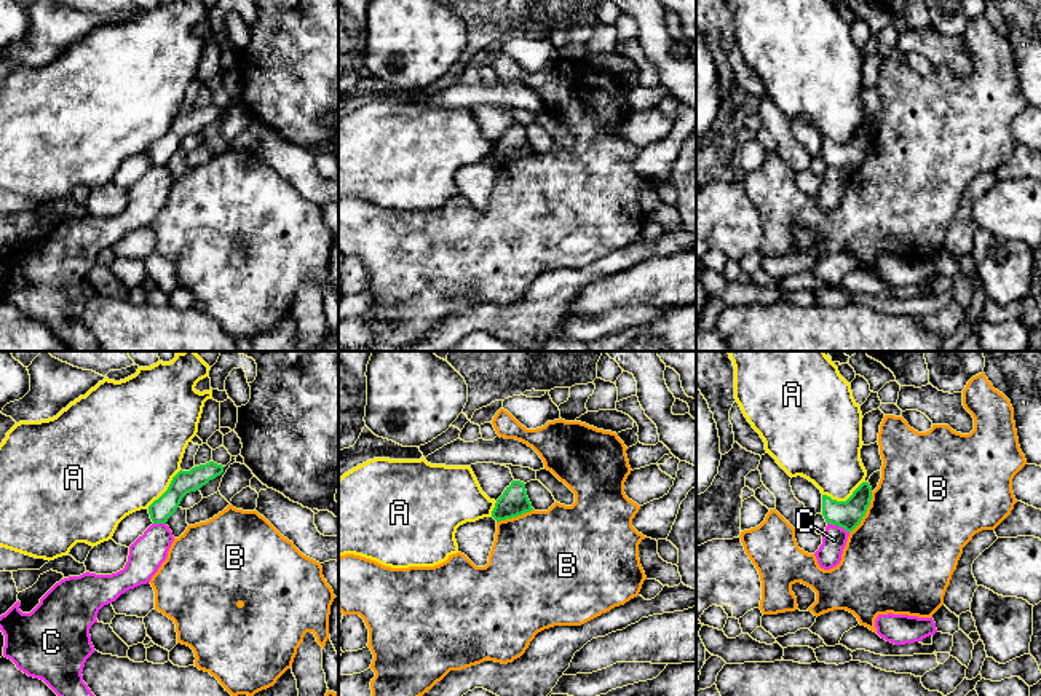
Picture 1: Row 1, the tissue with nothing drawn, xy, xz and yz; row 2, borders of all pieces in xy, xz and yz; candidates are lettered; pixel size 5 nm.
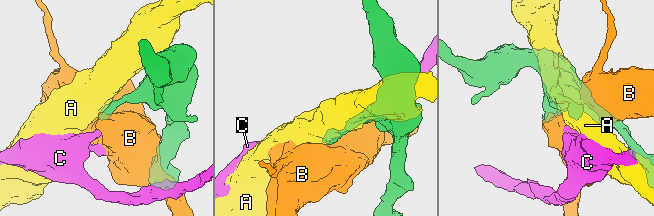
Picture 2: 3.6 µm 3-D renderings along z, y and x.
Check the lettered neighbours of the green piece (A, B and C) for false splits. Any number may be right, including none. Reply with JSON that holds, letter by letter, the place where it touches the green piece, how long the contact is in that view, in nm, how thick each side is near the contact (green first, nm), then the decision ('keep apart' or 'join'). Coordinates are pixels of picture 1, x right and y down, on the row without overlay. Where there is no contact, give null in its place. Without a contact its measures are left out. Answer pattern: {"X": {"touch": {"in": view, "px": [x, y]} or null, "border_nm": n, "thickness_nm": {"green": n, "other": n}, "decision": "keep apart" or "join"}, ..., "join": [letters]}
{"A": {"touch": {"in": "yz", "px": [843, 144]}, "border_nm": 220, "thickness_nm": {"green": 140, "other": 320}, "decision": "keep apart"}, "B": {"touch": {"in": "yz", "px": [866, 154]}, "border_nm": 240, "thickness_nm": {"green": 140, "other": 500}, "decision": "keep apart"}, "C": {"touch": {"in": "yz", "px": [839, 168]}, "border_nm": 120, "thickness_nm": {"green": 140, "other": 130}, "decision": "keep apart"}, "join": []}

